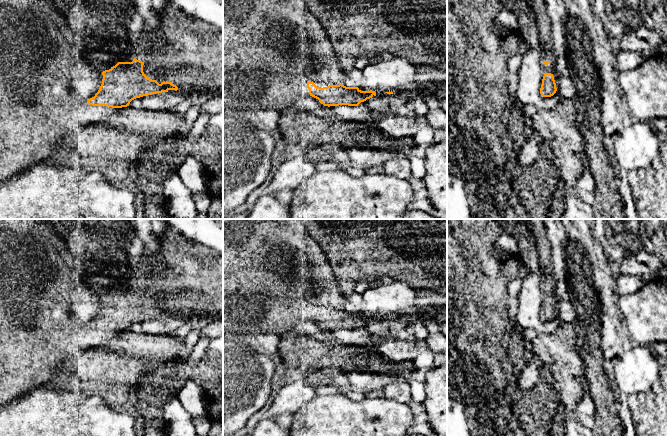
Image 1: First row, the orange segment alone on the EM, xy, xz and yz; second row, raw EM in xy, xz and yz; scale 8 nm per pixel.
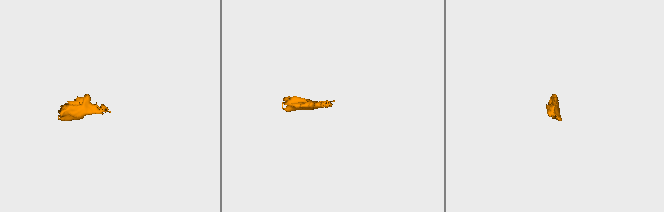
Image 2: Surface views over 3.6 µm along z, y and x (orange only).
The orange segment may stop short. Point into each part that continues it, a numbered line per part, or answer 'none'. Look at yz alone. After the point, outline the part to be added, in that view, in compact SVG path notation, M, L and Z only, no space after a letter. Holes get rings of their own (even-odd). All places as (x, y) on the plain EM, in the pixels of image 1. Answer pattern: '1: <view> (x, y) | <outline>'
1: yz (549, 292) | M550 286L548 289L544 288L544 297L553 298L555 294L555 289L553 286Z

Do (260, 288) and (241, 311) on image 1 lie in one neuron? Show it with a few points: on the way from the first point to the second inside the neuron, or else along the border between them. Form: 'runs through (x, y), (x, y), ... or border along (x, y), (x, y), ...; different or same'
border along (233, 286), (247, 294), (266, 295), (276, 302); different

